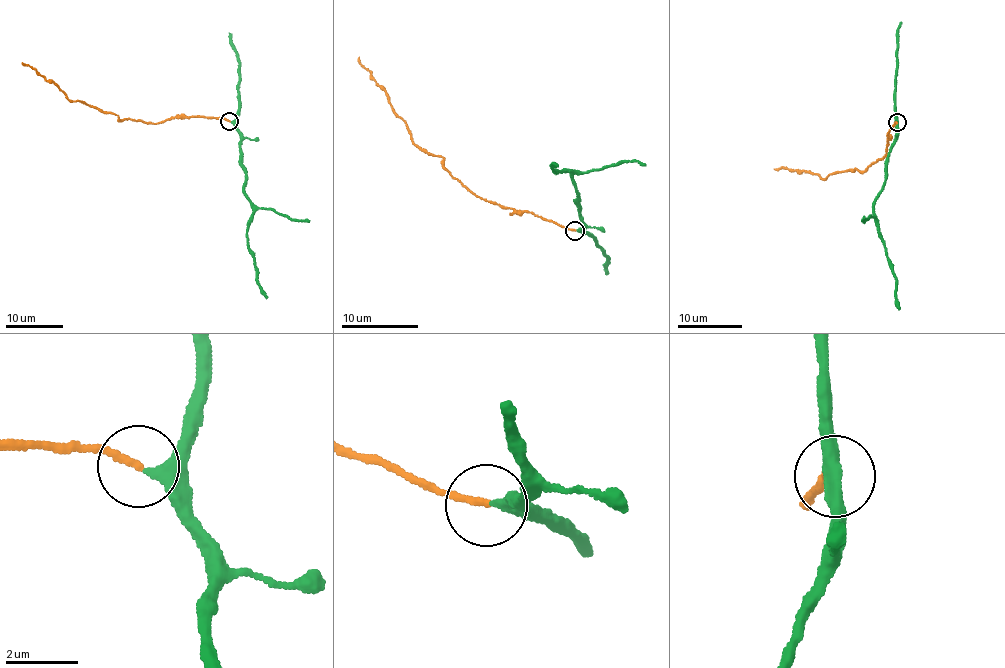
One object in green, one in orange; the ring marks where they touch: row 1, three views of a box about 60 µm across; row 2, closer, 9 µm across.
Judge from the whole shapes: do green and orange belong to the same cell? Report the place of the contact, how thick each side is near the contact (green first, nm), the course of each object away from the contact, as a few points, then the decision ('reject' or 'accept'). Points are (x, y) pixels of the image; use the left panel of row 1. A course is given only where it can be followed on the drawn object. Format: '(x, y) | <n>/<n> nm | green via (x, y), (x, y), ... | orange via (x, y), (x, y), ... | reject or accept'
(229, 121) | 280/180 nm | green via (230, 121), (240, 134), (244, 190), (252, 208), (247, 246), (257, 269), (260, 292), (266, 298) | orange via (229, 121), (191, 116), (154, 124), (121, 120), (114, 114), (70, 99), (53, 82), (21, 63) | accept

